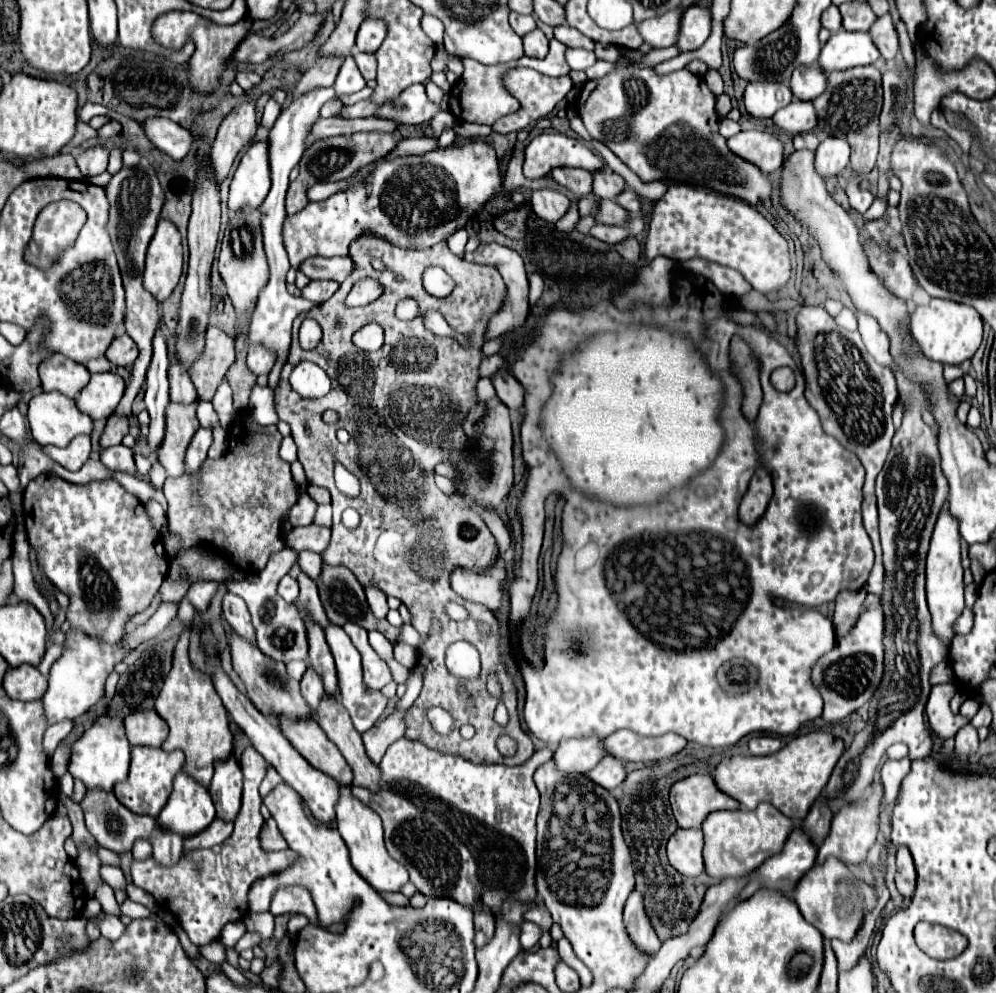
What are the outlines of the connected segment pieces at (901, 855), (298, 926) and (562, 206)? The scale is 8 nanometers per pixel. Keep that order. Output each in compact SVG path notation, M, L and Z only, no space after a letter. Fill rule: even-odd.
M897 847L897 873L895 873L897 891L907 899L913 897L915 879L917 879L917 873L915 873L913 857L911 857L909 849L907 847Z
M293 915L293 917L289 919L289 935L295 937L307 923L309 923L309 919L307 919L305 915Z
M553 189L533 191L531 203L533 203L535 215L547 223L557 223L571 207L571 201Z

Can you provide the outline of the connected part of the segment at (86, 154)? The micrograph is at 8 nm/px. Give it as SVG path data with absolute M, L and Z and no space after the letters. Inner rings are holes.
M97 145L97 147L89 147L81 155L77 155L75 163L77 163L79 171L83 173L83 177L89 179L107 169L107 159L109 159L109 151L101 145Z

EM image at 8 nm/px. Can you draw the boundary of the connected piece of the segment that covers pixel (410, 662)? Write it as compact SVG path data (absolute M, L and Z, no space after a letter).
M399 643L395 645L395 659L407 668L413 668L416 665L416 649L410 645Z

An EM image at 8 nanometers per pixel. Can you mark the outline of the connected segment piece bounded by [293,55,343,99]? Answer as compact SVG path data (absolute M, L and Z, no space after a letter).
M319 55L317 63L303 73L301 81L297 83L295 91L293 91L293 99L297 99L299 95L303 95L305 91L309 91L311 87L329 87L335 83L335 77L341 69L343 59L337 55Z

